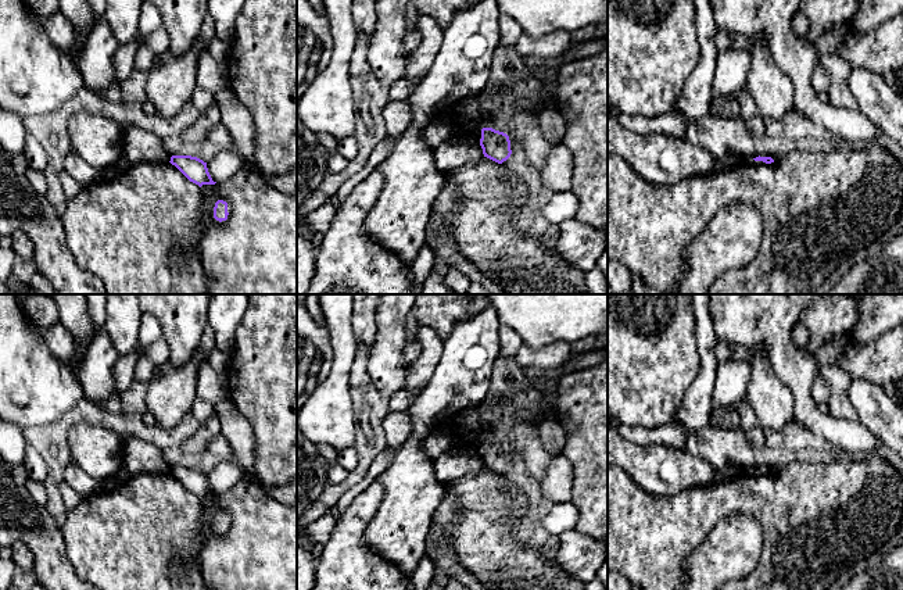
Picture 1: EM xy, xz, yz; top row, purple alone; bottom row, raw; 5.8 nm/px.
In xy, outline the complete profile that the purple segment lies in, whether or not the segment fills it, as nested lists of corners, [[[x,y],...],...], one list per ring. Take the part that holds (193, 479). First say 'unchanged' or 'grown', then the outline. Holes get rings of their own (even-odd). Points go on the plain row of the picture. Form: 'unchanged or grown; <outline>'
unchanged; [[[172,466],[171,472],[190,493],[198,496],[215,496],[216,493],[212,491],[207,473],[197,468],[191,466]]]

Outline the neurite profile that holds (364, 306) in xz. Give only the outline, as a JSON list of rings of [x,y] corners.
[[[354,294],[351,328],[358,342],[372,346],[376,336],[376,305],[383,294]]]

